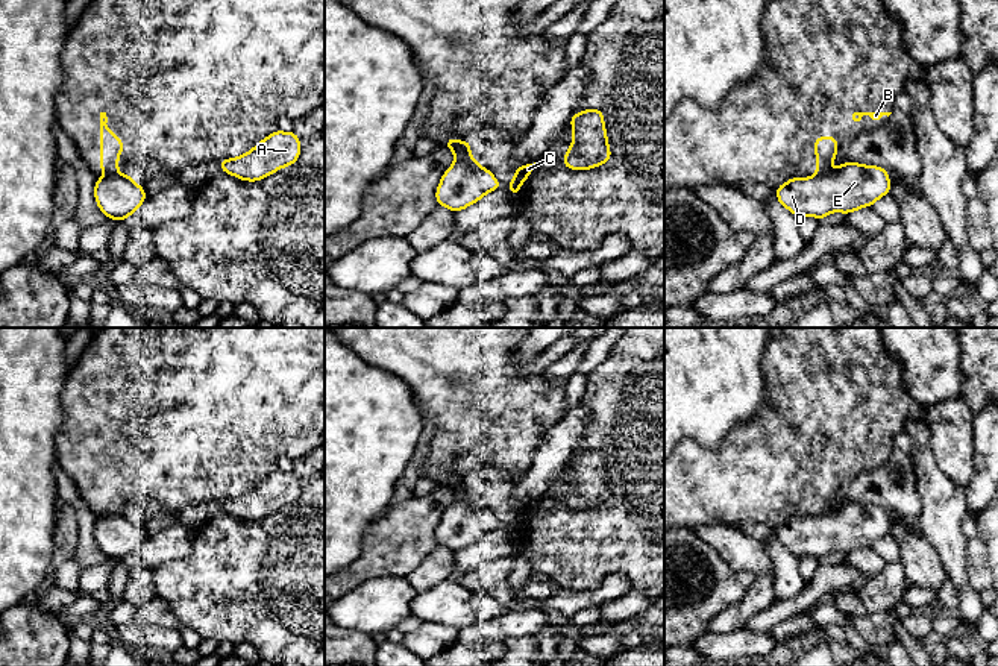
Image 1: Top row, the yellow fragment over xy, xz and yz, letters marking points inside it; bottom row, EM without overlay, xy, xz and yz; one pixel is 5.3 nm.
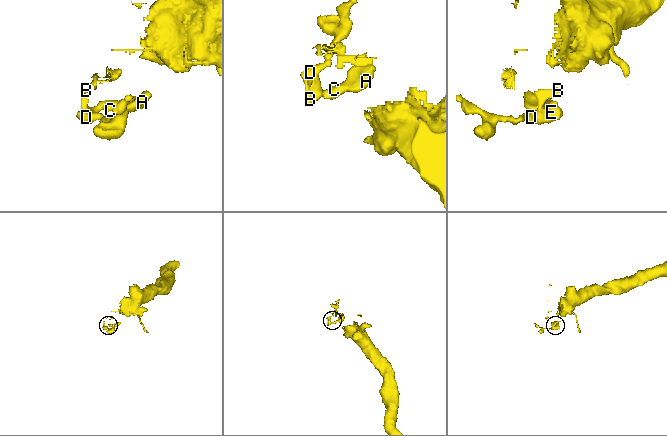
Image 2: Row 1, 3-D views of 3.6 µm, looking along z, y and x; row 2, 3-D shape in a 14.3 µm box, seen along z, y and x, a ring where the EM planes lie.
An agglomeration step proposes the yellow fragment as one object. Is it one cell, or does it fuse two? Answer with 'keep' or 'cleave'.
cleave

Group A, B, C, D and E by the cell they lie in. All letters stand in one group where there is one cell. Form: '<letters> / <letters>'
A C D E / B

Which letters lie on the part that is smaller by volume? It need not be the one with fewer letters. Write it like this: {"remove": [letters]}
{"remove": ["A", "C", "D", "E"]}

